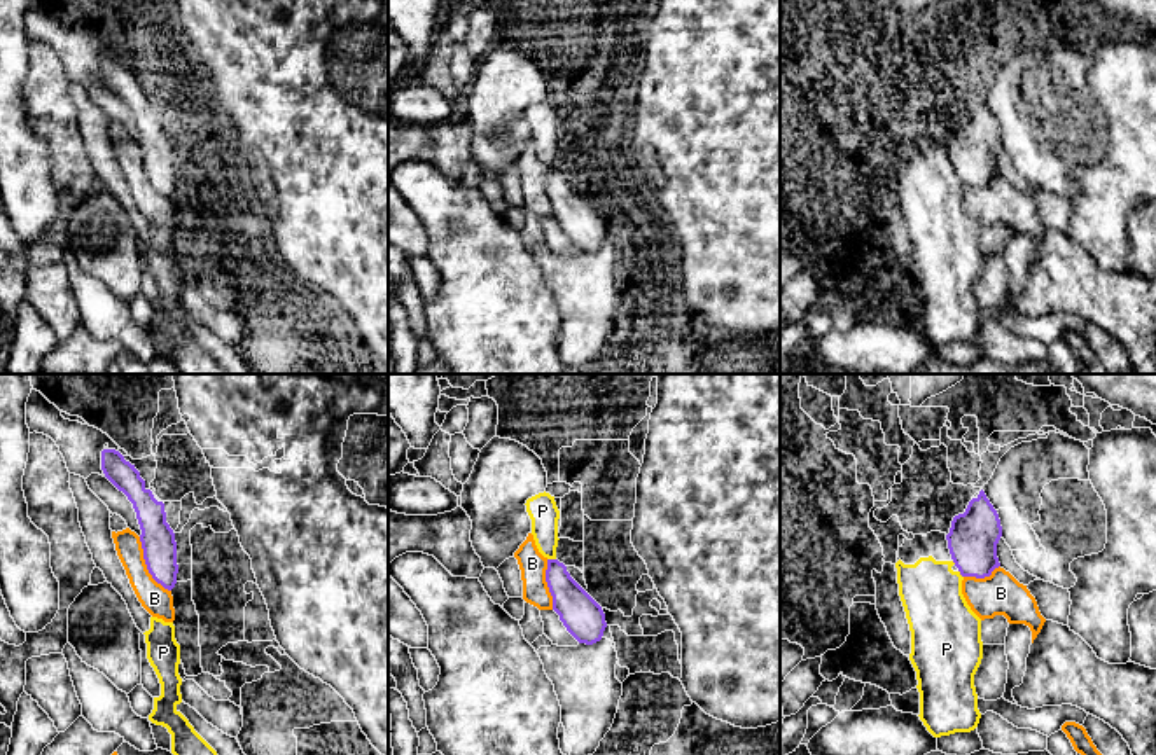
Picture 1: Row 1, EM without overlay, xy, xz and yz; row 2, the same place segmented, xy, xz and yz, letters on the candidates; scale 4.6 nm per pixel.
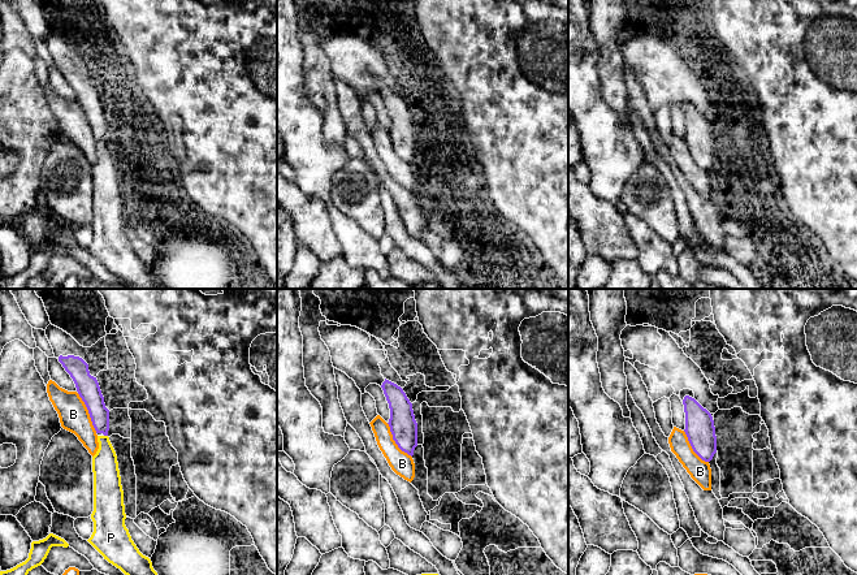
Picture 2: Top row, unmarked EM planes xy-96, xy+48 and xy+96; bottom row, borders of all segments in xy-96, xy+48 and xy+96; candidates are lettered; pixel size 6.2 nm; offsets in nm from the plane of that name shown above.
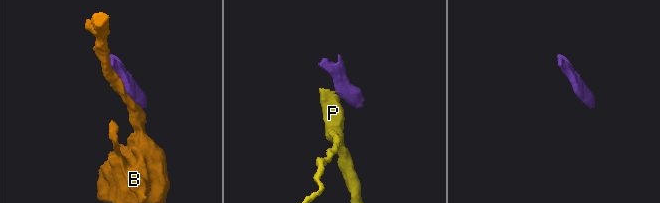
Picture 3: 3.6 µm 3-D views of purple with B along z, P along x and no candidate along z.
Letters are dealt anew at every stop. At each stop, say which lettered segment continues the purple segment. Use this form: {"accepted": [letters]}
{"accepted": []}

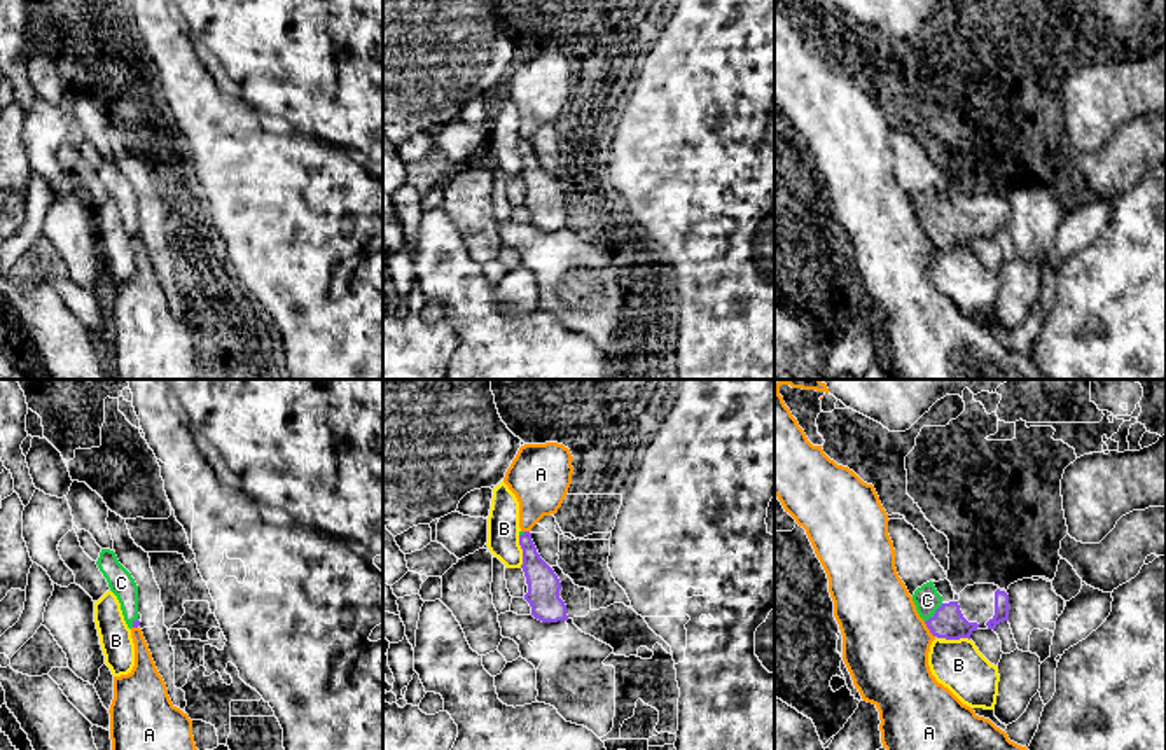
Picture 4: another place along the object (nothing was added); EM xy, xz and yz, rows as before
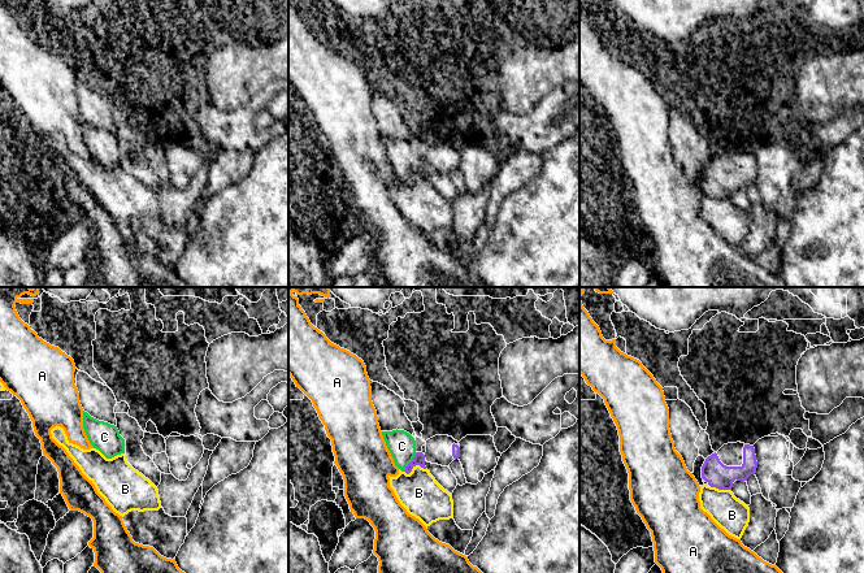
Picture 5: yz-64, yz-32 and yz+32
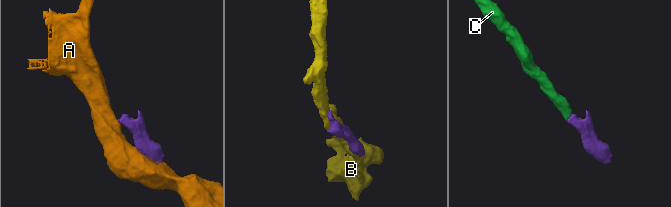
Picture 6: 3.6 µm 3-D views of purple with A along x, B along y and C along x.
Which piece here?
{"accepted": ["C"]}

